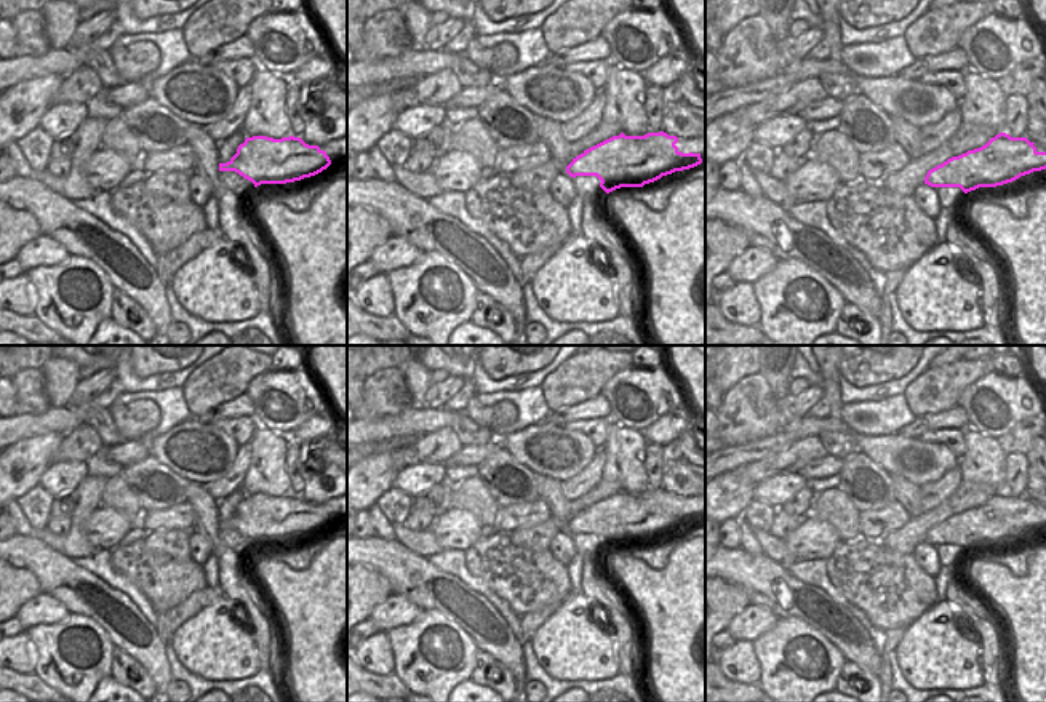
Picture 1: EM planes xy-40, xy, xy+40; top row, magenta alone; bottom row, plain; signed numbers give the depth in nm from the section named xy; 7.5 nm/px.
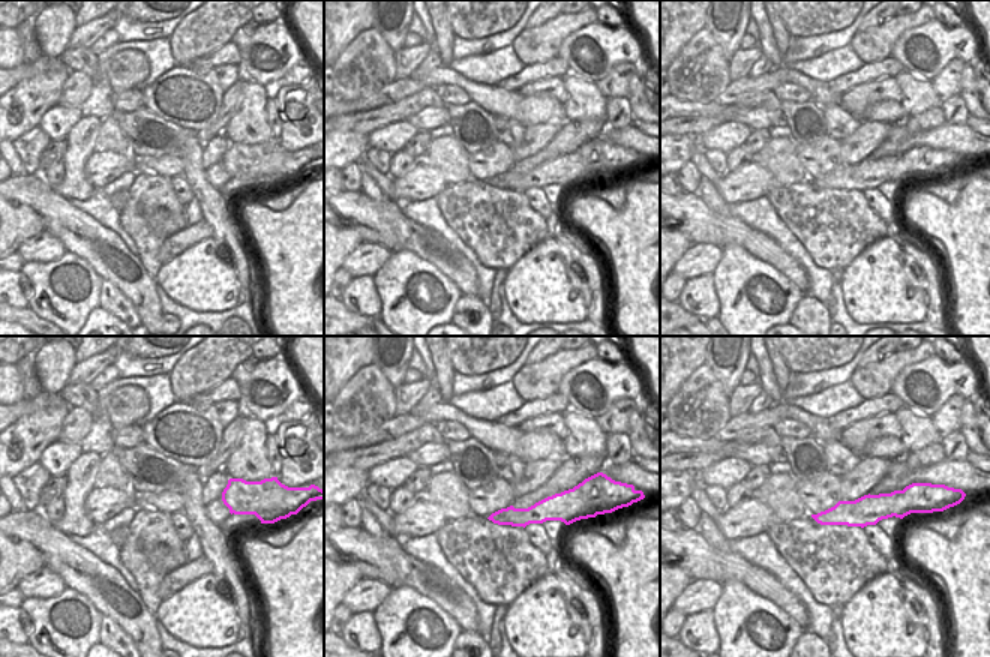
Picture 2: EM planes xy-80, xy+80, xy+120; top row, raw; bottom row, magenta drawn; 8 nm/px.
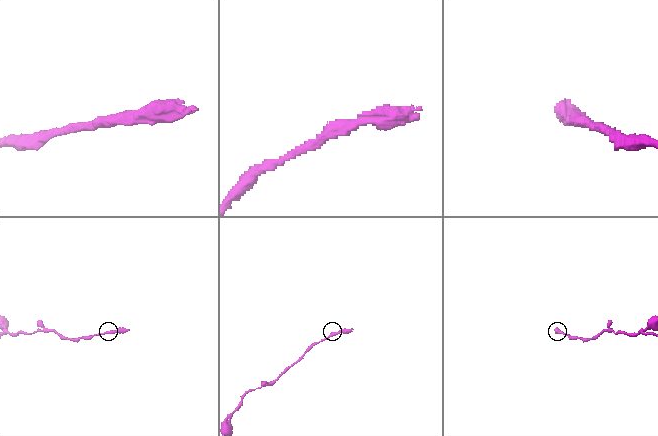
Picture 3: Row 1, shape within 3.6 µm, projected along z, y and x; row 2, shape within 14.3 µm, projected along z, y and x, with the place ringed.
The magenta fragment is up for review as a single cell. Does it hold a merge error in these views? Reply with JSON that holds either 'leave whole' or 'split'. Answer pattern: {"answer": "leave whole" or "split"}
{"answer": "split"}

